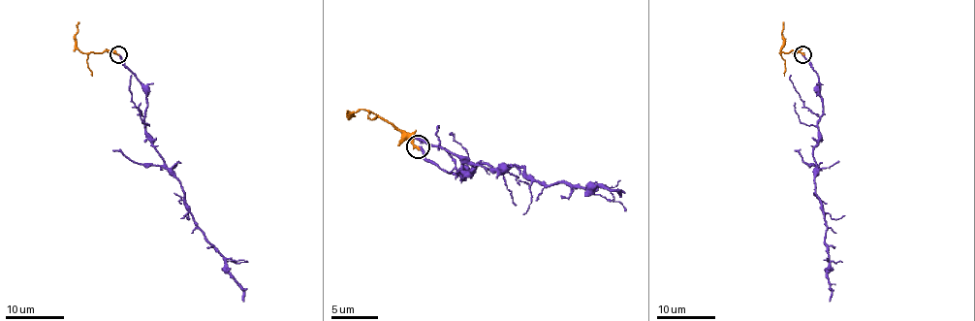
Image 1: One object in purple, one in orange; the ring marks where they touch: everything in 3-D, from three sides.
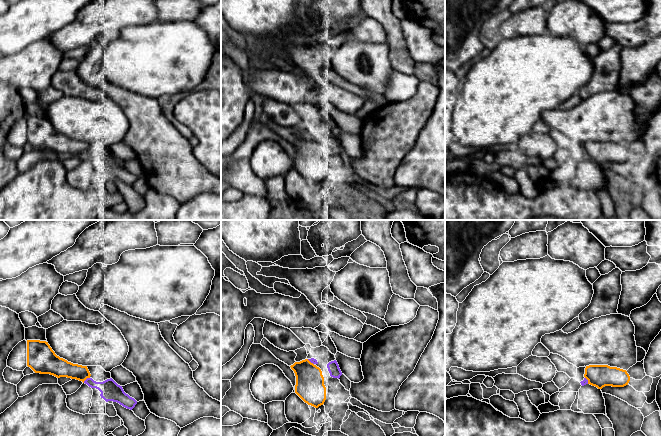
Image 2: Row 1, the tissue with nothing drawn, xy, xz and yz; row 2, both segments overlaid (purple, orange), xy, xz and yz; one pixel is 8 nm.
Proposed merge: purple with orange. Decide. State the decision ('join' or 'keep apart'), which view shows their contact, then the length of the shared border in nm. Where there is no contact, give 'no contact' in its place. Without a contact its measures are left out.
join; meets purple in xy; contact 70 nm long

